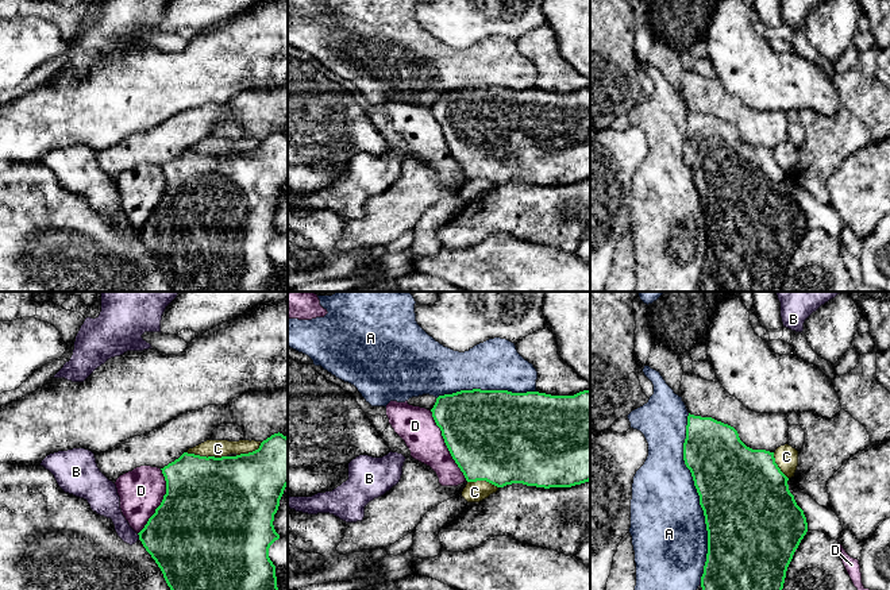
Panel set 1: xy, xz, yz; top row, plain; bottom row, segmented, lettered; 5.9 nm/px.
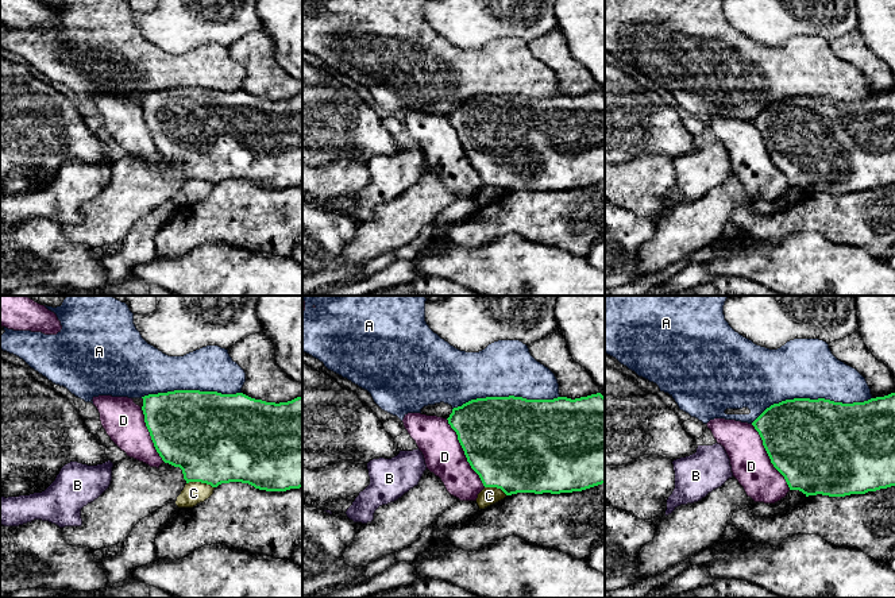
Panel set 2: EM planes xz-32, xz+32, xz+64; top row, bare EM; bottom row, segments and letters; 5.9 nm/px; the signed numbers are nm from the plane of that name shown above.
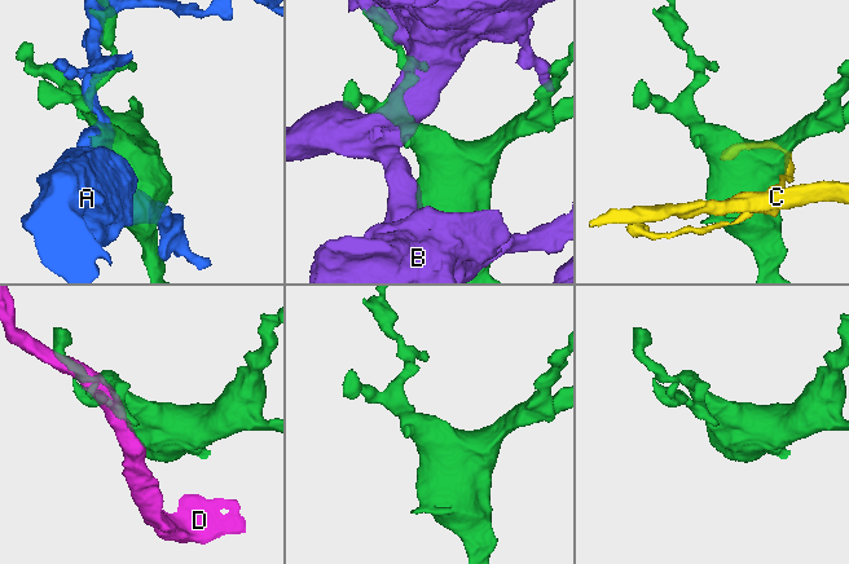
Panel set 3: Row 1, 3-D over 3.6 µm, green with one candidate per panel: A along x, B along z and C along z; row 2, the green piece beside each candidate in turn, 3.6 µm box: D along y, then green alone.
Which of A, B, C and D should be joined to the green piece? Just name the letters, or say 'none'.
none

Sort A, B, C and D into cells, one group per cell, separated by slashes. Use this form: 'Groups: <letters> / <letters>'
Groups: A / B / C / D

